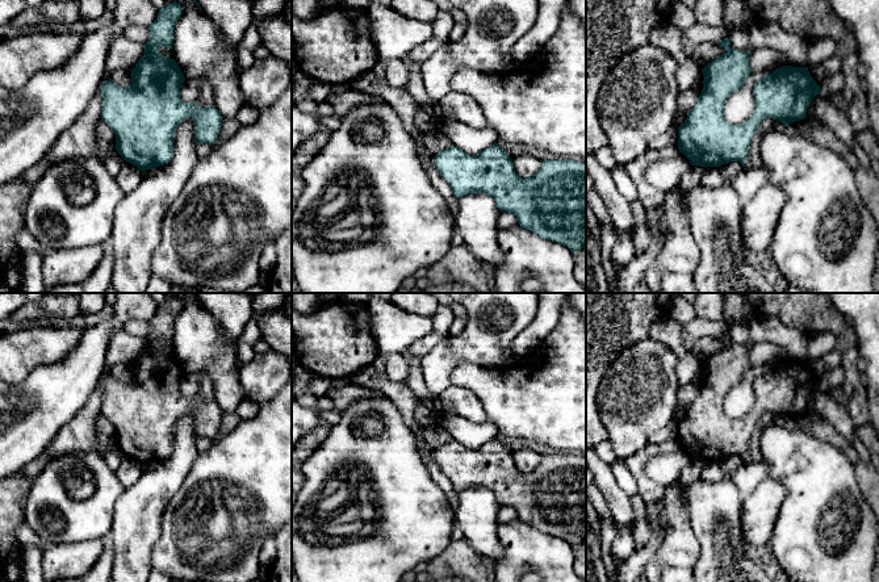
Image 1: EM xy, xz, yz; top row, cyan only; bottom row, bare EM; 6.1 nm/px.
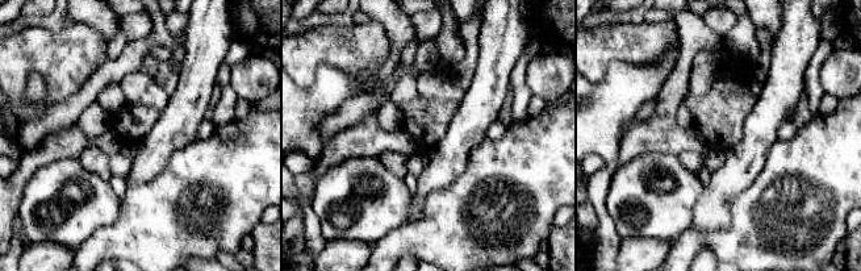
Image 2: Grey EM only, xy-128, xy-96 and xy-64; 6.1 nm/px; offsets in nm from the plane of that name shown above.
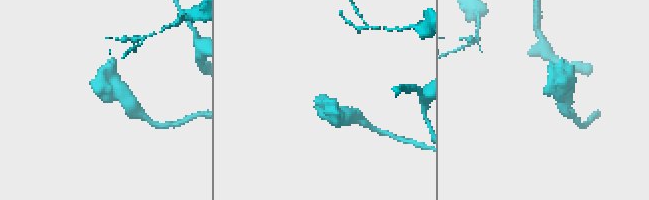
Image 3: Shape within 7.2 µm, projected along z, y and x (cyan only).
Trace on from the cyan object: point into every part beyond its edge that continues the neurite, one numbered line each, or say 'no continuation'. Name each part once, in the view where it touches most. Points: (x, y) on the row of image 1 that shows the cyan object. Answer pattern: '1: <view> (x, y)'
no continuation

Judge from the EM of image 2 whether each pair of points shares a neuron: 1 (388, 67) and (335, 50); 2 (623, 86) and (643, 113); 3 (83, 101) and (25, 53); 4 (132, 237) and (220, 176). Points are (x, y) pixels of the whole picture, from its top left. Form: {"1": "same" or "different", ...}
{"1": "different", "2": "different", "3": "different", "4": "same"}

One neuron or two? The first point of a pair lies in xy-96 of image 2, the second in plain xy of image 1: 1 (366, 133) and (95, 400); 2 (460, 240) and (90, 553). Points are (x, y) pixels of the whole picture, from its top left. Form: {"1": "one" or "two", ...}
{"1": "one", "2": "two"}

